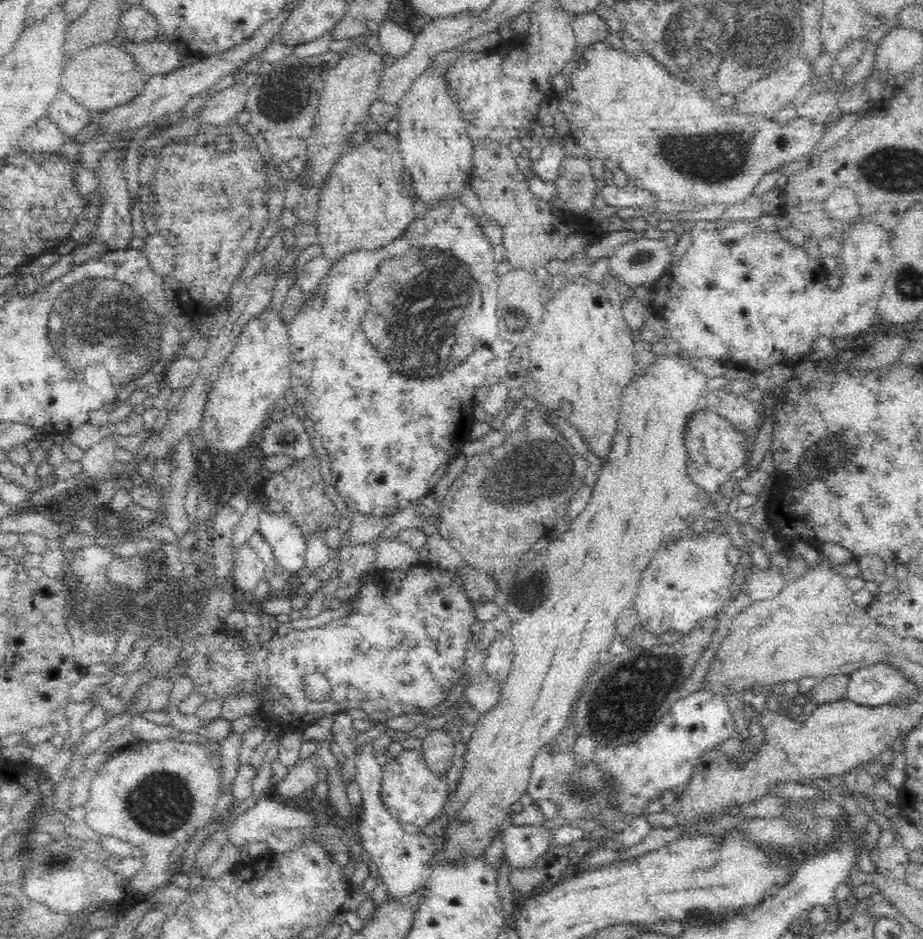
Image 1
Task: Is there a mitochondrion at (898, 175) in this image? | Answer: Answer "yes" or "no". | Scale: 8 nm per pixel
yes

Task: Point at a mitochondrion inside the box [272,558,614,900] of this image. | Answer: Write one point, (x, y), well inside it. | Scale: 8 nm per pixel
(583, 790)

